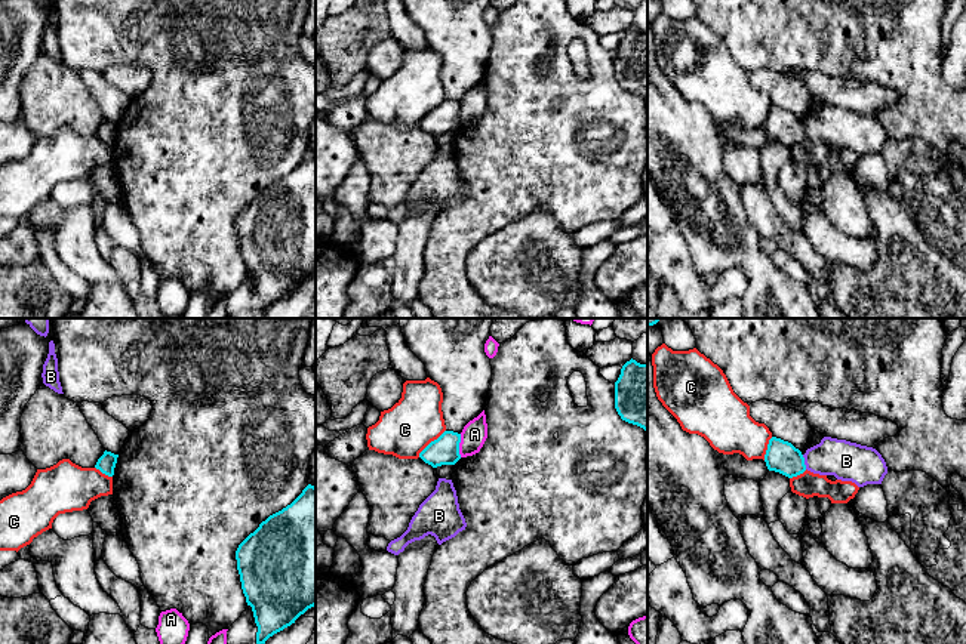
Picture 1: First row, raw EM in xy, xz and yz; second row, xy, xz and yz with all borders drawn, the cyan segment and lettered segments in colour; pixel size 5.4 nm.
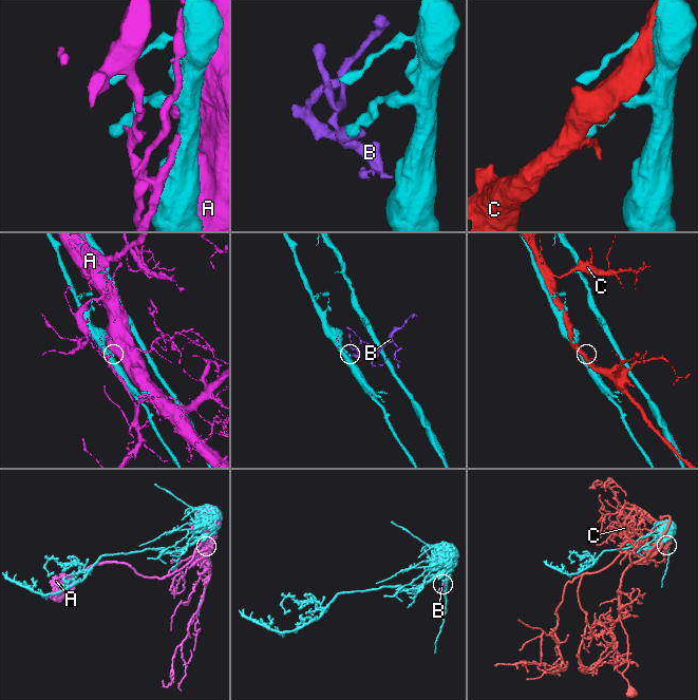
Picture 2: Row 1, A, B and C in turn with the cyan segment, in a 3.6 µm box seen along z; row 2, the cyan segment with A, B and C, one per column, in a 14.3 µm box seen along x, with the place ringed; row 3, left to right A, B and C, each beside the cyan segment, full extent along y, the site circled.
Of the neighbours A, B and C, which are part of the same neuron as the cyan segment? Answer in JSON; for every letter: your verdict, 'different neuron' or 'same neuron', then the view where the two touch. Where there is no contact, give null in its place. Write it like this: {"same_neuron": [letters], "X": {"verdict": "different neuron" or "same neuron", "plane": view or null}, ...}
{"same_neuron": [], "A": {"verdict": "different neuron", "plane": "xz"}, "B": {"verdict": "different neuron", "plane": "yz"}, "C": {"verdict": "different neuron", "plane": "xz"}}

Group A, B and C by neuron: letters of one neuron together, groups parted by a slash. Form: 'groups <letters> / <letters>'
groups A B / C

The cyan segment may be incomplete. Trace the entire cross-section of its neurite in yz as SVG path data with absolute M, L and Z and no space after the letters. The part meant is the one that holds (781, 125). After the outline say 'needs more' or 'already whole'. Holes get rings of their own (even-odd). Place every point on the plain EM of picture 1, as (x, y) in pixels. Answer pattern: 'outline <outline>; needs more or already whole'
outline M772 105L767 113L765 130L769 139L779 141L788 147L806 139L805 126L791 111Z; already whole

